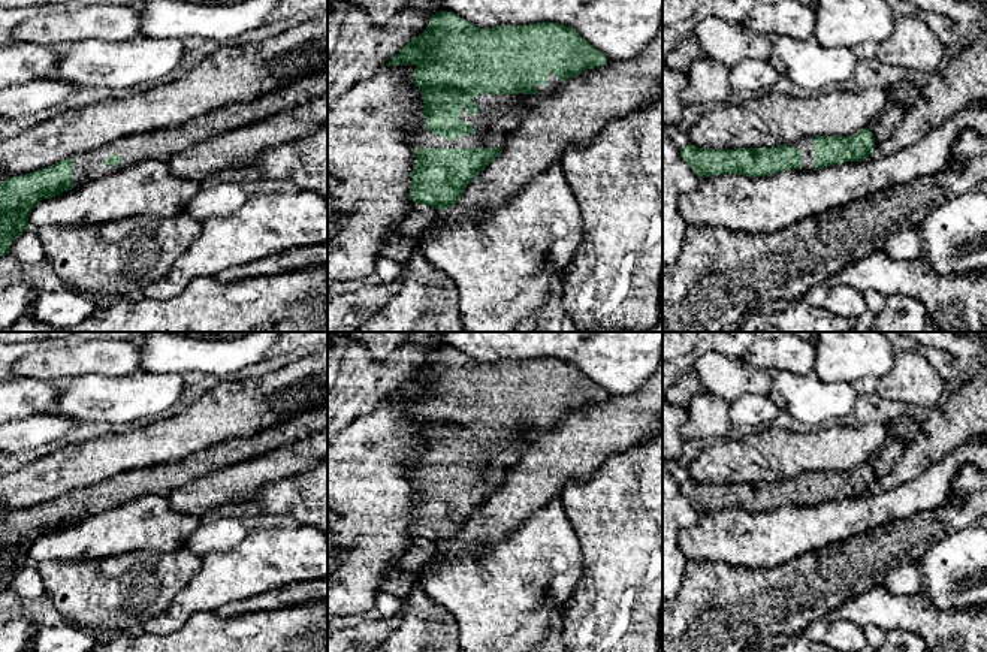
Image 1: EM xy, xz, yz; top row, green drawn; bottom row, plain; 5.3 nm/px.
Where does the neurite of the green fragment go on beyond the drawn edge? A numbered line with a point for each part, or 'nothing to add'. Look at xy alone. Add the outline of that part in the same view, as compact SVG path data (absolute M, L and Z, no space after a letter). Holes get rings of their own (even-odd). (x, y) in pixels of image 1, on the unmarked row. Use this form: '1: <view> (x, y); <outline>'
1: xy (163, 479); M328 404L260 431L251 438L221 441L173 462L136 468L109 477L94 486L76 489L73 490L73 522L120 507L142 495L167 498L175 489L194 479L269 453L320 431L328 431ZM111 489L121 490L120 501L103 499Z

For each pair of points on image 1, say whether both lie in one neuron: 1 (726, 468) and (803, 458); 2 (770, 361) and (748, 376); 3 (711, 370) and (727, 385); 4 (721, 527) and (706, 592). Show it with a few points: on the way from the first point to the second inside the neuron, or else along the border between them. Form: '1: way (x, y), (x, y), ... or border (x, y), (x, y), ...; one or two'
1: way (745, 458), (784, 458); one
2: border (742, 358), (769, 371); two
3: way (715, 373), (723, 380); one
4: border (688, 560), (748, 567); two

